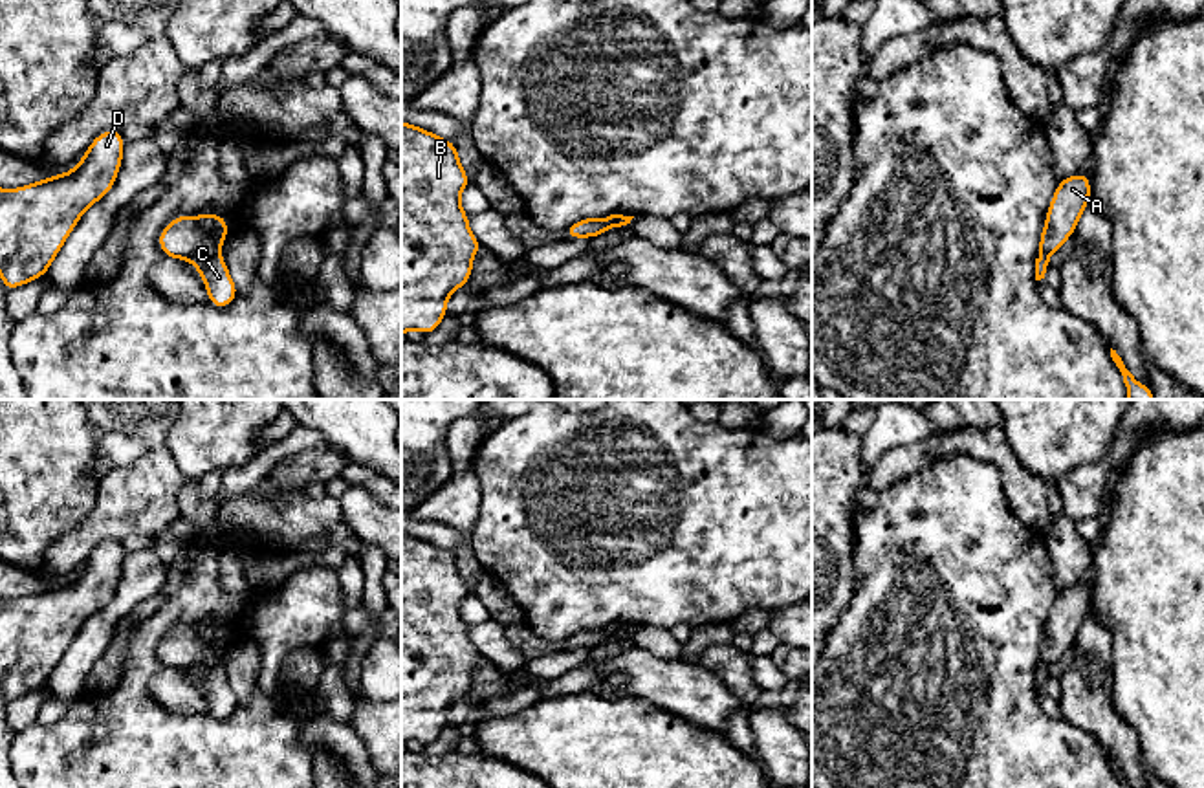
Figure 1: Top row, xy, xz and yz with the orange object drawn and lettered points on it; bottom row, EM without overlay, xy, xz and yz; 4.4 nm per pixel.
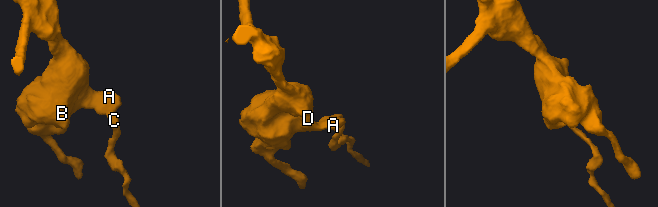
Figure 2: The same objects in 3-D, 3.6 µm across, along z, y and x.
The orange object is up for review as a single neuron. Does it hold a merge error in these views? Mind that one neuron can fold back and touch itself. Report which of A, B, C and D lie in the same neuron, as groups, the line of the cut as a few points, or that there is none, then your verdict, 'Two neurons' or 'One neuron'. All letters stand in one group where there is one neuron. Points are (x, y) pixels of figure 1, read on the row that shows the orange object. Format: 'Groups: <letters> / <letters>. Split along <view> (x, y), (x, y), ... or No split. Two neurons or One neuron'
Groups: A B D / C. Split along xy (218, 251), (193, 253), (187, 259). Two neurons

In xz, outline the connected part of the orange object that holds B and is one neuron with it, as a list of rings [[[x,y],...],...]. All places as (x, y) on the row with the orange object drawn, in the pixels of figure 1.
[[[401,121],[401,337],[409,330],[432,334],[447,317],[449,297],[471,279],[473,258],[482,247],[460,205],[460,194],[471,183],[453,141]]]

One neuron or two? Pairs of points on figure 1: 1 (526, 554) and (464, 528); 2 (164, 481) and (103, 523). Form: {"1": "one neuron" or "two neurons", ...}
{"1": "two neurons", "2": "one neuron"}

